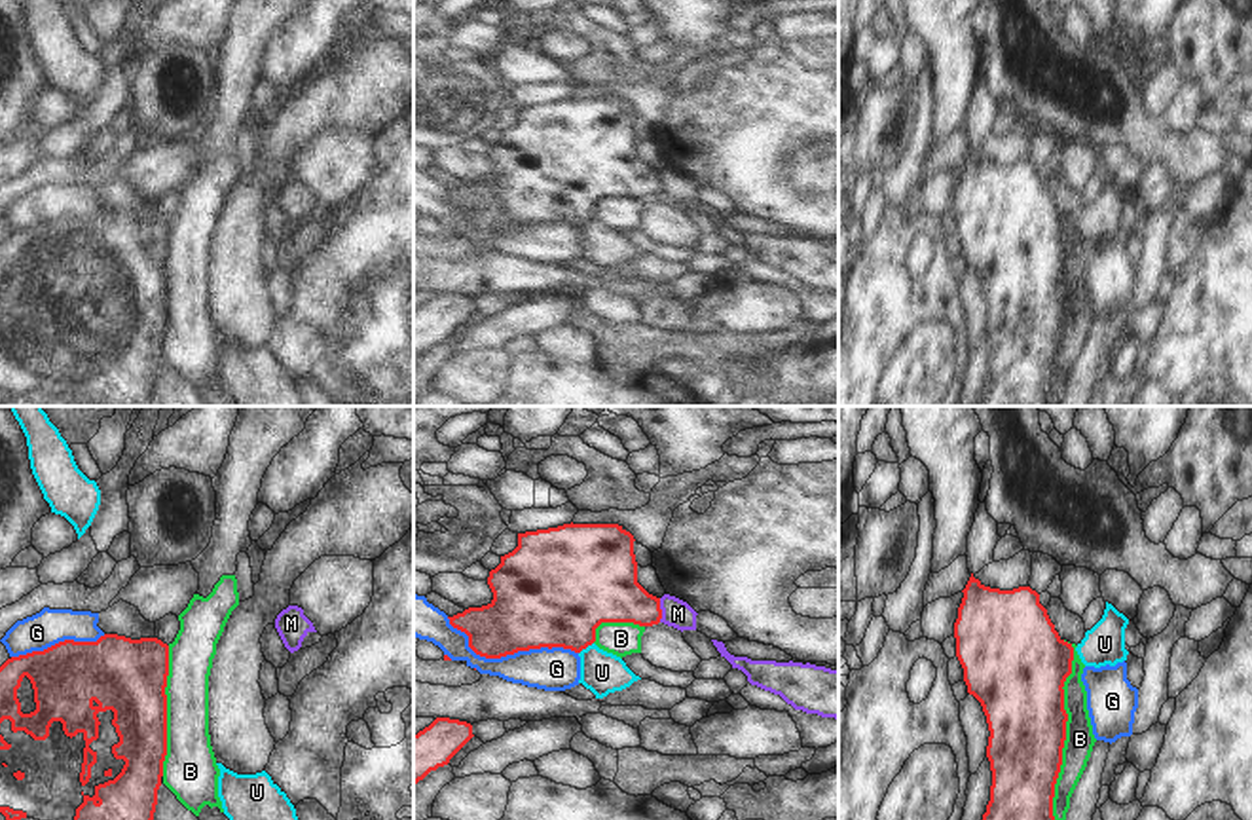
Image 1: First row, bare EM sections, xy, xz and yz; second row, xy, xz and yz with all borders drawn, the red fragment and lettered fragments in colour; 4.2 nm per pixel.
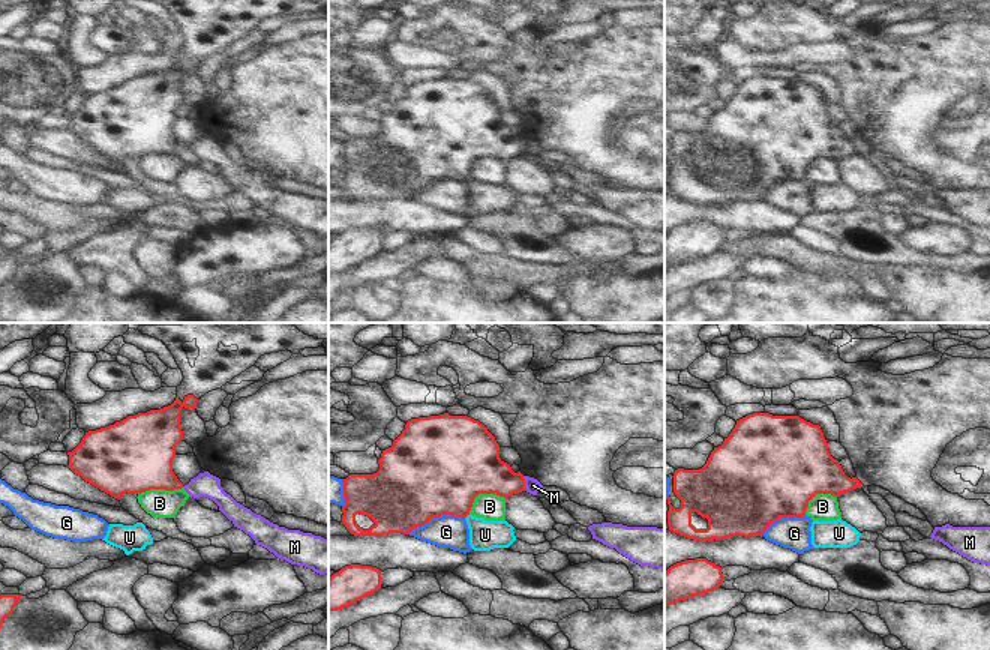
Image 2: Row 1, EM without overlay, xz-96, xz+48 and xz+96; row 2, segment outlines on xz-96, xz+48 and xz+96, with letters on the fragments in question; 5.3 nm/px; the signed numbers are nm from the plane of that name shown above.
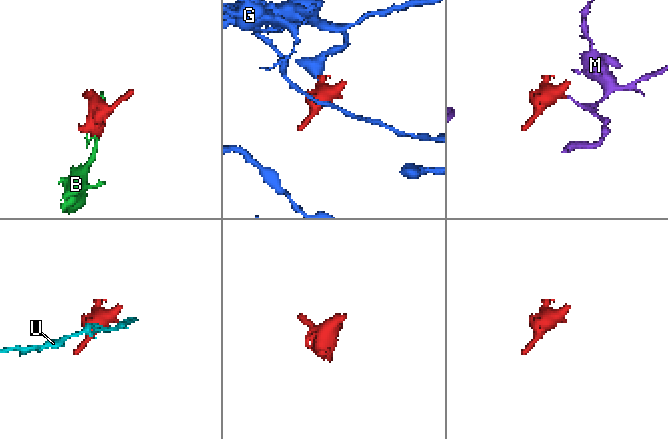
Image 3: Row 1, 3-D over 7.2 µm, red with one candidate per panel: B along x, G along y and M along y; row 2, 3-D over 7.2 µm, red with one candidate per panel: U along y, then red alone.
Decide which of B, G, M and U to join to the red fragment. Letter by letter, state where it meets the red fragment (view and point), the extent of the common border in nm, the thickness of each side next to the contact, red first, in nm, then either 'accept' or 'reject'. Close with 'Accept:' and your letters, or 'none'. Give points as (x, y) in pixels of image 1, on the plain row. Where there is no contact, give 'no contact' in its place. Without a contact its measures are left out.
B: contact yz (1065, 308); length 800 nm; calibres 360 and 120 nm; reject
G: contact xz (507, 228); length 600 nm; calibres 380 and 180 nm; reject
M: contact xz (661, 185); length 100 nm; calibres 280 and 120 nm; reject
U: contact xz (585, 223); length 80 nm; calibres 440 and 180 nm; reject
Accept: none

